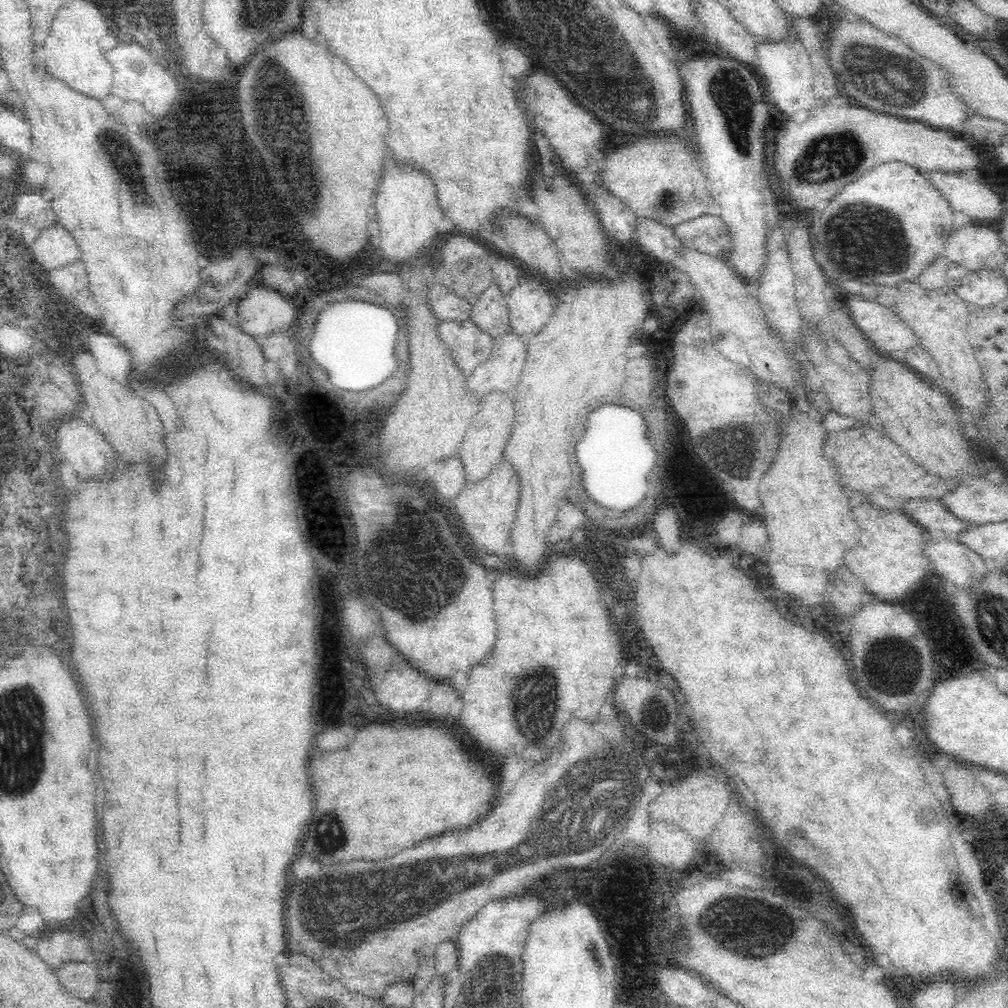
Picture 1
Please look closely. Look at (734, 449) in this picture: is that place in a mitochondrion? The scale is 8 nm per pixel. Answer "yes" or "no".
yes

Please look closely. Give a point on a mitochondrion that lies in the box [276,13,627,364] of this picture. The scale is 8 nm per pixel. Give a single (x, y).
(552, 80)

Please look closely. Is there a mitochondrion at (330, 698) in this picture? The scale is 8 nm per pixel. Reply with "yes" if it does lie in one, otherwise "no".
no

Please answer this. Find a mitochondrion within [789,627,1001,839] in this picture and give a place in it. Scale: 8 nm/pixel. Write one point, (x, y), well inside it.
(896, 676)

